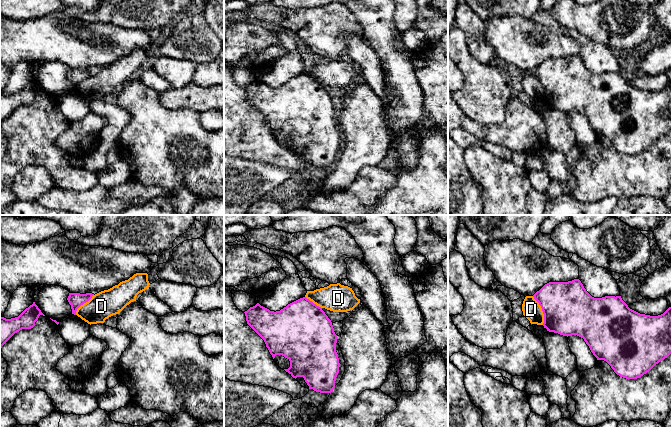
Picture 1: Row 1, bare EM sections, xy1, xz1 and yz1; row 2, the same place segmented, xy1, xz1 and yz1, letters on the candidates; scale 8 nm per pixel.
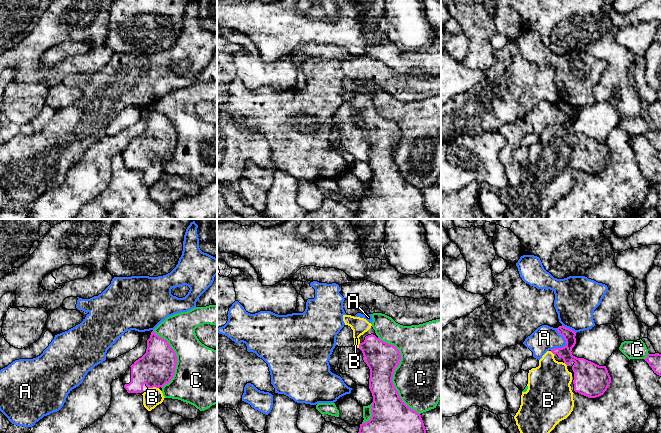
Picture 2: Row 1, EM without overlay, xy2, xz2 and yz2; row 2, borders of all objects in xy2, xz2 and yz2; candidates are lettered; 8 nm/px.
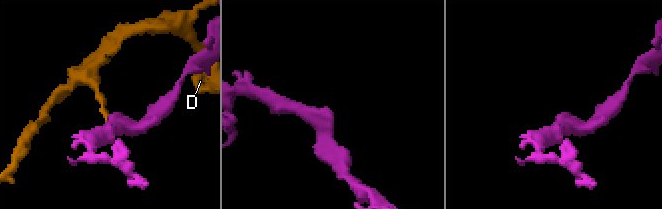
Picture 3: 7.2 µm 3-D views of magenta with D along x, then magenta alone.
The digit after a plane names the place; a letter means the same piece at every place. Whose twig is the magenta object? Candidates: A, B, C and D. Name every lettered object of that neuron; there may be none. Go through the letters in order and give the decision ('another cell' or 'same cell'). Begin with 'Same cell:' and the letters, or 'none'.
Same cell: B
A: another cell
B: same cell
C: another cell
D: another cell

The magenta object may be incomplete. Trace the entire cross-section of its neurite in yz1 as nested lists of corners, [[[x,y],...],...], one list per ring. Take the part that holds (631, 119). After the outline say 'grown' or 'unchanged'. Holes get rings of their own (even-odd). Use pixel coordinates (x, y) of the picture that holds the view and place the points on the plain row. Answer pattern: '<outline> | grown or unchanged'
[[[579,55],[568,58],[549,58],[533,71],[544,90],[544,104],[563,112],[577,111],[584,115],[597,136],[606,137],[614,148],[626,155],[637,155],[672,129],[672,83],[663,90],[640,90],[628,83],[621,72],[592,73]]] | unchanged

